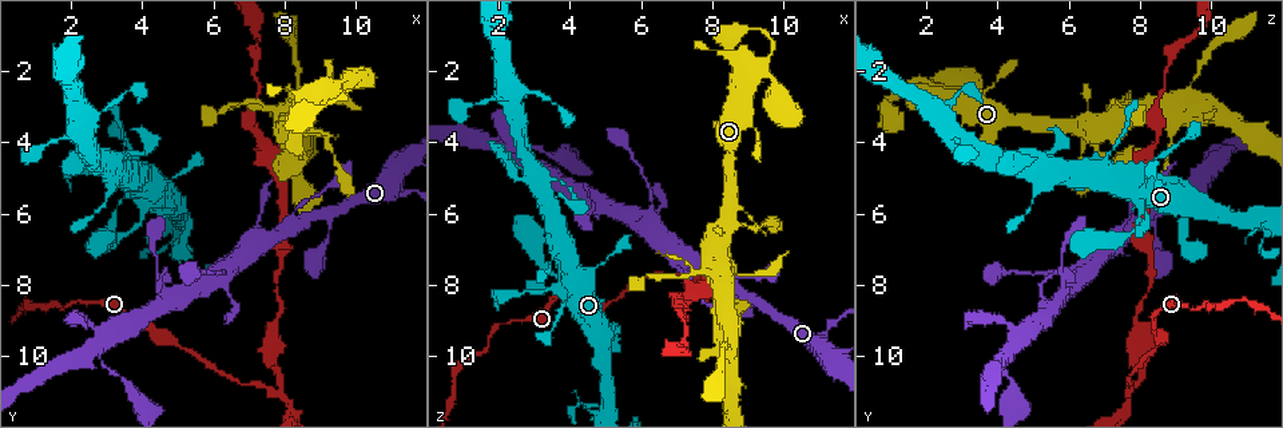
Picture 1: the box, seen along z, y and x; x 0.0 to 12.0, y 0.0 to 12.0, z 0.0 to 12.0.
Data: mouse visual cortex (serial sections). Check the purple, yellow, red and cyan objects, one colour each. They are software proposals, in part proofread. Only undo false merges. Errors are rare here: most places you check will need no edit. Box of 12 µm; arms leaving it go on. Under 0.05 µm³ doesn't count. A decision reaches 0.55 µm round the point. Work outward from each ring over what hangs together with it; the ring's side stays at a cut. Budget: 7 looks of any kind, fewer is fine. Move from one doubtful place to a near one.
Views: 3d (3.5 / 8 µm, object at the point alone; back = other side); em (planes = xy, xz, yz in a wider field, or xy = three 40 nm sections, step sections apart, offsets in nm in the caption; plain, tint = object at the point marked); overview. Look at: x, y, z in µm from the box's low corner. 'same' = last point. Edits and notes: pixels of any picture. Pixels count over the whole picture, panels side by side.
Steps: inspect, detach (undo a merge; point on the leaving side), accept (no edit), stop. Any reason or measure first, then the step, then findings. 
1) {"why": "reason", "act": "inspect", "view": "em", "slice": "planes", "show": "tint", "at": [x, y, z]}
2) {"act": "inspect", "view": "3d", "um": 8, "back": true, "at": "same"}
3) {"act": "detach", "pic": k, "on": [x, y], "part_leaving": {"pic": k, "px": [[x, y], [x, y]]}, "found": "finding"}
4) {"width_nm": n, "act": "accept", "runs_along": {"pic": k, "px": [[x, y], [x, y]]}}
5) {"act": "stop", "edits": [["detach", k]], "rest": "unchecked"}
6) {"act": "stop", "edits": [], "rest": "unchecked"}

{"why": "thin arm on a thick one", "act": "inspect", "view": "3d", "um": 3.5, "at": [8.4, 3.5, 6.5]}

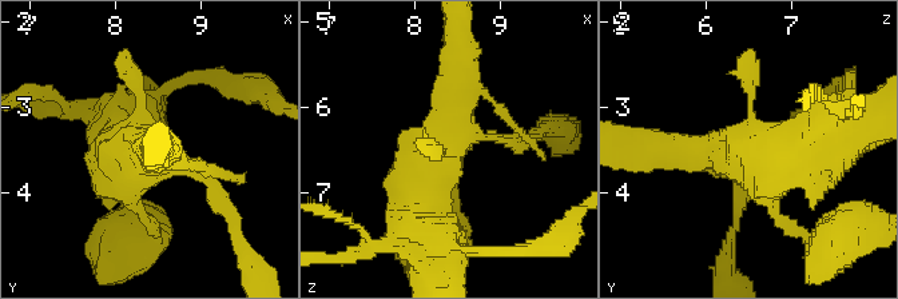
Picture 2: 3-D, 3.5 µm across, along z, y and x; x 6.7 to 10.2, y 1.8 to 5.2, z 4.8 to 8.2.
{"act": "accept", "runs_along": {"pic": 2, "px": [[459, 84], [430, 244]]}, "found": "continuous, no second cell"}

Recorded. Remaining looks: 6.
{"why": "thin neck", "act": "inspect", "view": "3d", "um": 3.5, "back": true, "at": [4.5, 7.4, 5.8]}

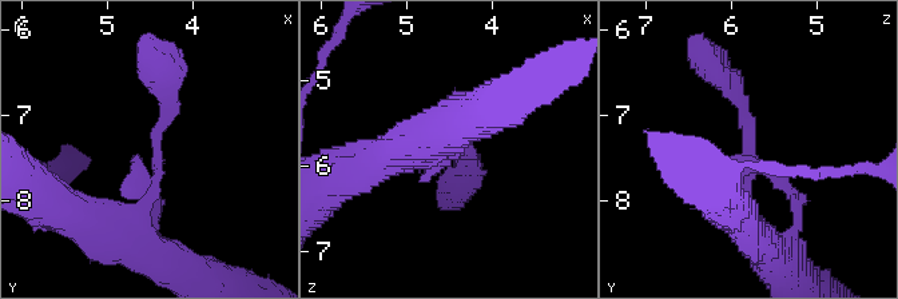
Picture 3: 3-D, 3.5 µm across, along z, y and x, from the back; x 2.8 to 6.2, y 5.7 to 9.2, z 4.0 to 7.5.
{"arm_widths_nm": [200, 250], "act": "inspect", "view": "em", "slice": "planes", "show": "tint", "at": [4.40, 7.40, 5.80]}

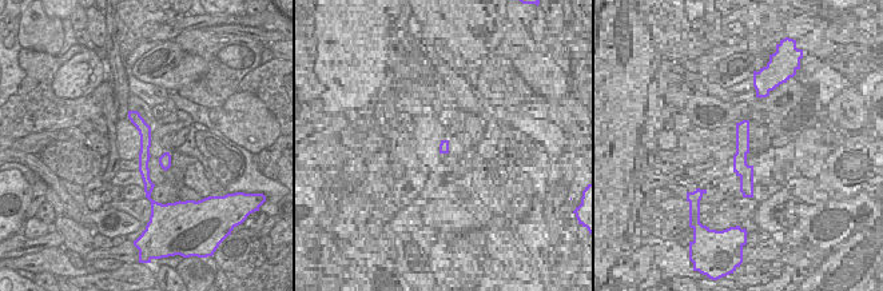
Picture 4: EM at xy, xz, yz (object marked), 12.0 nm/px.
{"act": "accept", "runs_along": {"pic": 3, "px": [[122, 216], [158, 175], [162, 72]]}, "found": "one cell here"}

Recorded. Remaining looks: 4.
{"why": "looks like a crossing", "act": "inspect", "view": "3d", "um": 3.5, "back": true, "at": [2.7, 9.7, 4.4]}

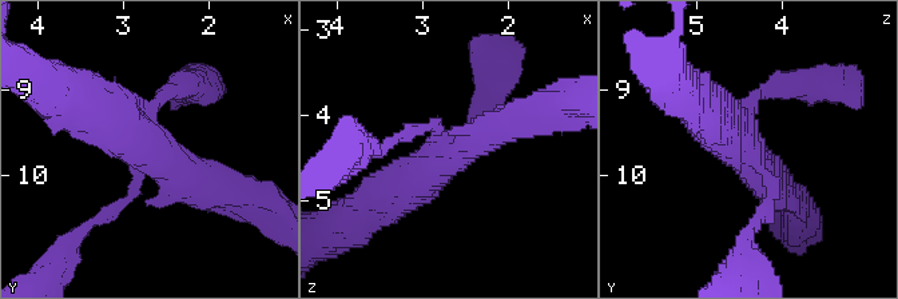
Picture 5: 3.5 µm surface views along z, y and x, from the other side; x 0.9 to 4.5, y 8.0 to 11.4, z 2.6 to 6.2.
{"arms": 4, "arm_widths_nm": [150, 200, 400, 600], "why": "shape alone is not enough", "act": "inspect", "view": "em", "slice": "xy", "step": 2, "show": "tint", "at": [2.65, 9.70, 4.50]}

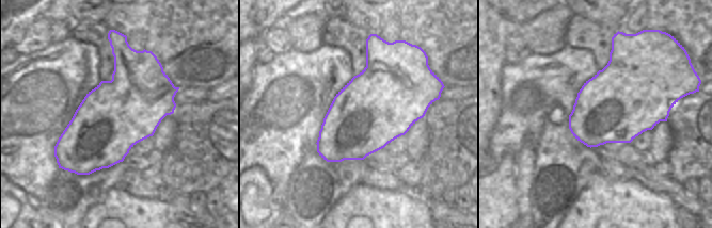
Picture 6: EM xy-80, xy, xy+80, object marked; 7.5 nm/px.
{"width_nm": 550, "act": "accept", "runs_along": {"pic": 5, "px": [[87, 106], [222, 192]]}, "found": "all the same cell"}

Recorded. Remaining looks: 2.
{"act": "stop", "edits": [], "rest": "unchecked"}

